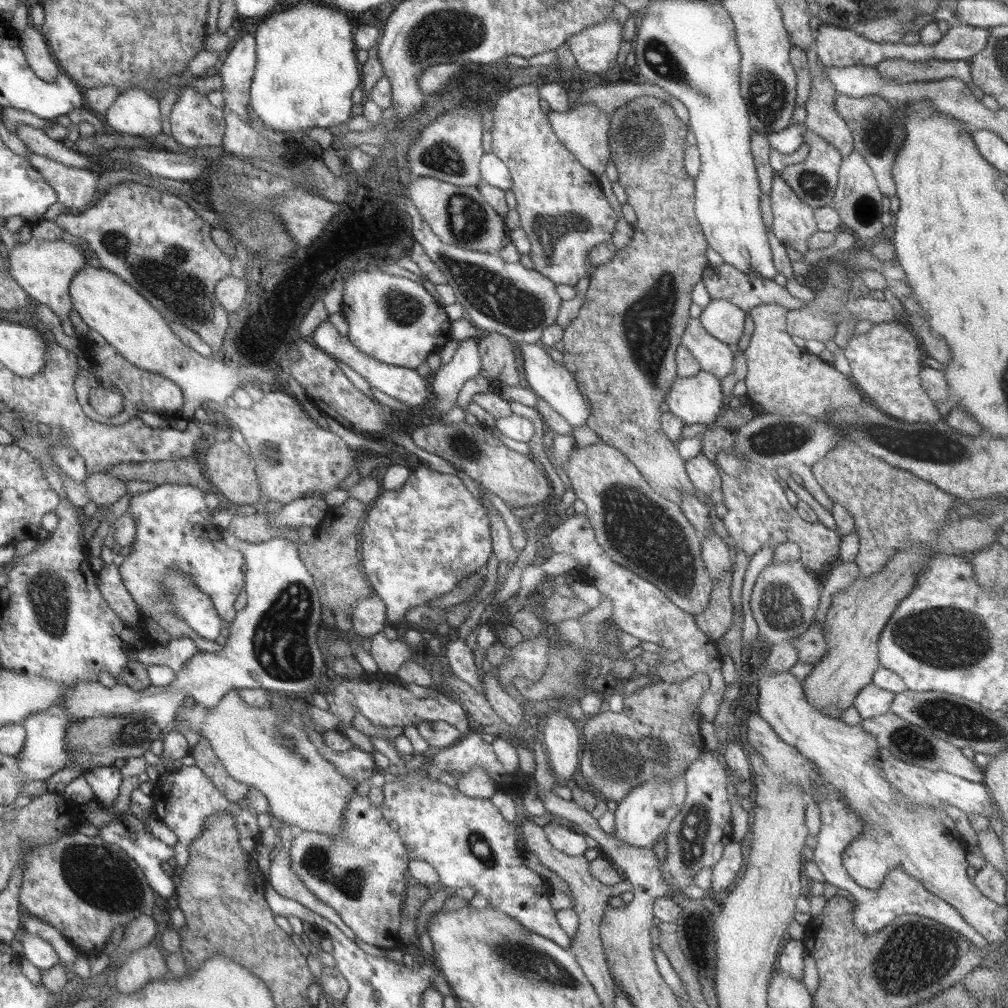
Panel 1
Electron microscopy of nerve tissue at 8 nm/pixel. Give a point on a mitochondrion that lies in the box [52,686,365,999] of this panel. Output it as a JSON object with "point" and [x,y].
{"point":[86,870]}

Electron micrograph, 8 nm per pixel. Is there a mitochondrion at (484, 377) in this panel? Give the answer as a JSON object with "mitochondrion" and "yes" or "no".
{"mitochondrion":"no"}

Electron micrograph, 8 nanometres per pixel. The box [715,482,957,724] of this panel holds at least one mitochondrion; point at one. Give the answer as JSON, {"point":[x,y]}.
{"point":[779,603]}

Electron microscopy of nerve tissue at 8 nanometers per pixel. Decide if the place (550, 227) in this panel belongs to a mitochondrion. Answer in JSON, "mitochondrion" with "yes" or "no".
{"mitochondrion":"yes"}

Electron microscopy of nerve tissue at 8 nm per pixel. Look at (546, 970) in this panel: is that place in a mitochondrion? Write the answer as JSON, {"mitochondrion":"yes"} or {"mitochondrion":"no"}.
{"mitochondrion":"yes"}

